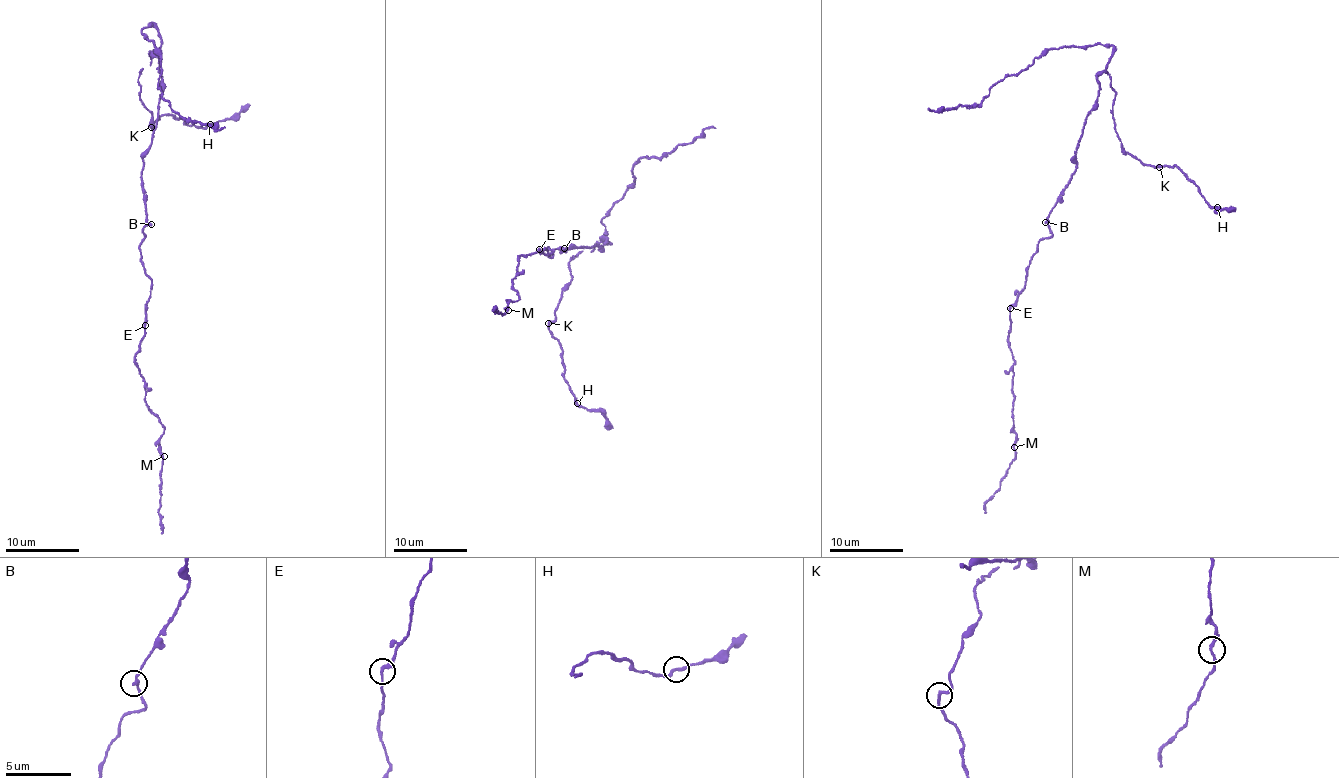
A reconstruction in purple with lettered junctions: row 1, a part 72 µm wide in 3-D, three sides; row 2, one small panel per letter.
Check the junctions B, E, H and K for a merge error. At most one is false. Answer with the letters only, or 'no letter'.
no letter

